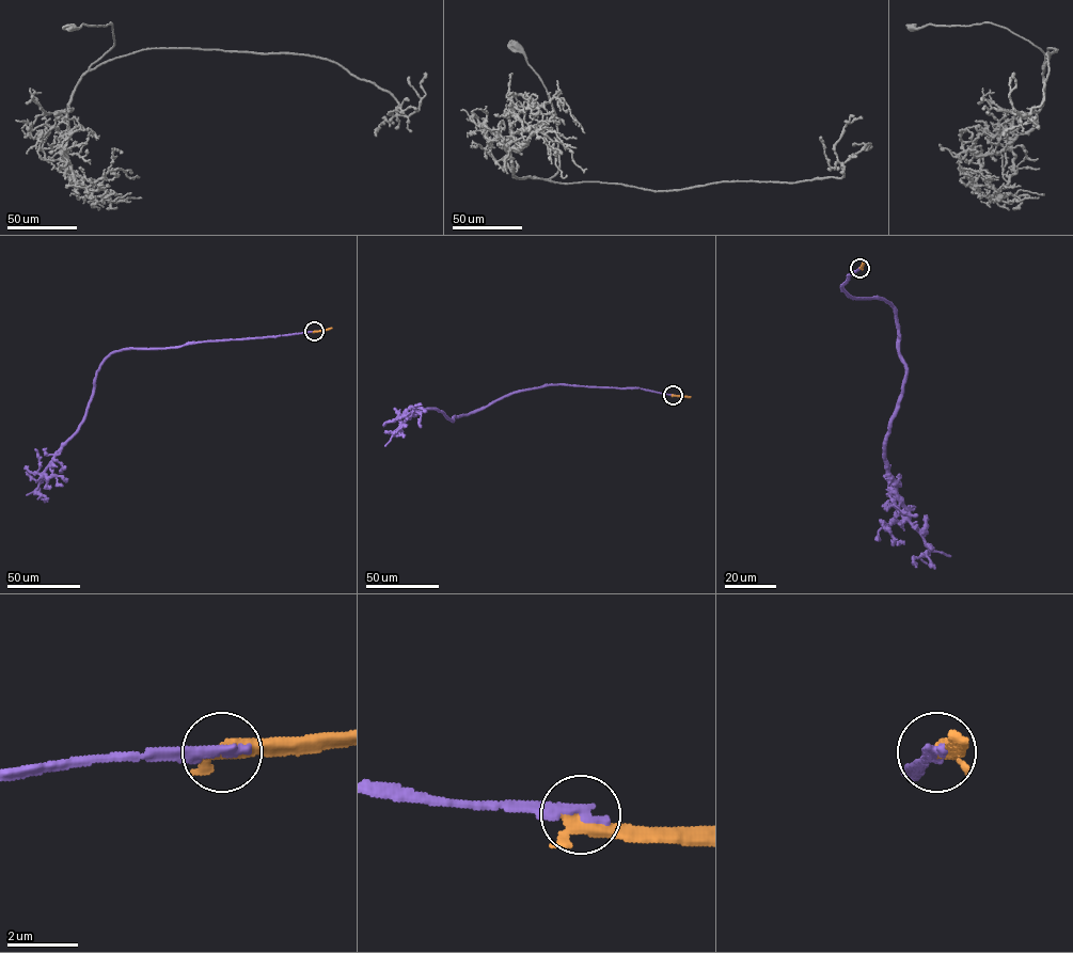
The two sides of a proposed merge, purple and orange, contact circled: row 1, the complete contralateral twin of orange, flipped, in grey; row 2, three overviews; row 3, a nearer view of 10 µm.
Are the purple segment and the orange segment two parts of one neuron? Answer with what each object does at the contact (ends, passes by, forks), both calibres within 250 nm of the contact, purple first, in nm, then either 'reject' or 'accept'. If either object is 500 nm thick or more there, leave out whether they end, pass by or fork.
purple ends there; orange passes by; 360 nm thick on the purple side, 320 nm on the other; reject

